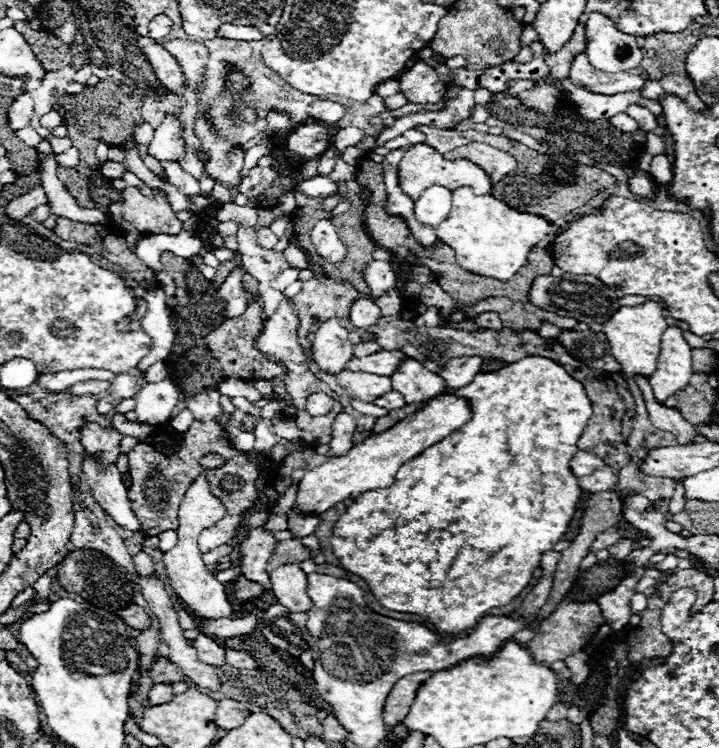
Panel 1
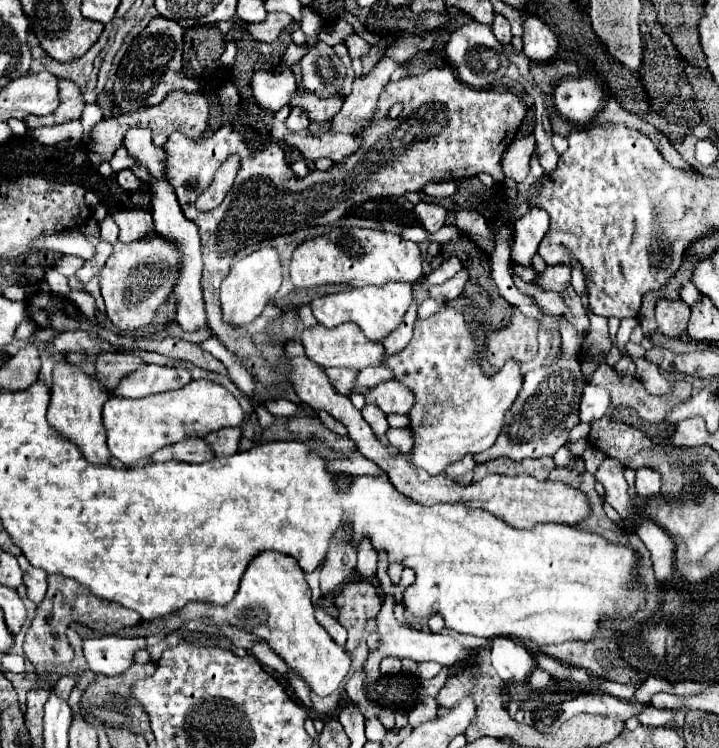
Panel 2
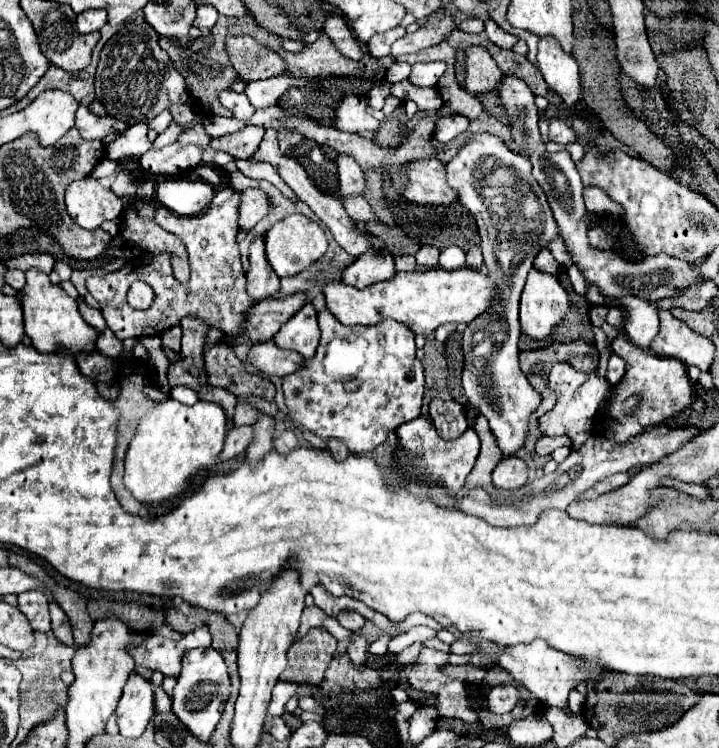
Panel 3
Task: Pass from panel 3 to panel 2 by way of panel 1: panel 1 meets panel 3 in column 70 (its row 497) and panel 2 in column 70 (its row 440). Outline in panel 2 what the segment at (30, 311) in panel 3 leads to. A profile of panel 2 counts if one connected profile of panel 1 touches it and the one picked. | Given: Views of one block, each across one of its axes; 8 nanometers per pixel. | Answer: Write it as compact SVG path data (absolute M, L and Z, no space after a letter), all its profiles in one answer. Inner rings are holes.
M58 362L52 370L52 398L48 406L48 422L56 428L58 434L72 440L80 452L92 464L108 464L110 452L106 448L104 438L104 422L102 422L102 406L108 400L110 392L102 388L94 378L84 374L84 370L76 364Z

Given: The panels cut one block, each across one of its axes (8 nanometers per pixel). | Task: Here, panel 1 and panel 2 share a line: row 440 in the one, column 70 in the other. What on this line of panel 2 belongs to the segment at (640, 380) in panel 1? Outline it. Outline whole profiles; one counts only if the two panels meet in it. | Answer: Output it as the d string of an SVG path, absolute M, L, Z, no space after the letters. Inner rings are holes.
M62 676L56 684L54 684L54 688L52 688L52 692L56 694L56 696L60 696L62 700L68 700L68 696L70 696L70 692L72 692L72 688L74 688L74 678L70 678L70 676Z

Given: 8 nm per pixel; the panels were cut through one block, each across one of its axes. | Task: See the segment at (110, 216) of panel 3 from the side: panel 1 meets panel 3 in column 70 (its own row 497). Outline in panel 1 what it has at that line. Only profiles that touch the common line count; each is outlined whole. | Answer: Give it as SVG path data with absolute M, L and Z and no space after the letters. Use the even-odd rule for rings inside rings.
M198 476L190 486L188 492L184 494L184 500L180 504L178 512L178 542L172 550L164 552L164 568L166 568L166 578L172 590L202 618L230 618L232 606L228 602L224 584L220 584L208 570L206 564L202 562L202 554L198 550L198 536L204 528L214 526L218 520L222 520L226 514L224 504L210 492L210 484L206 476Z

